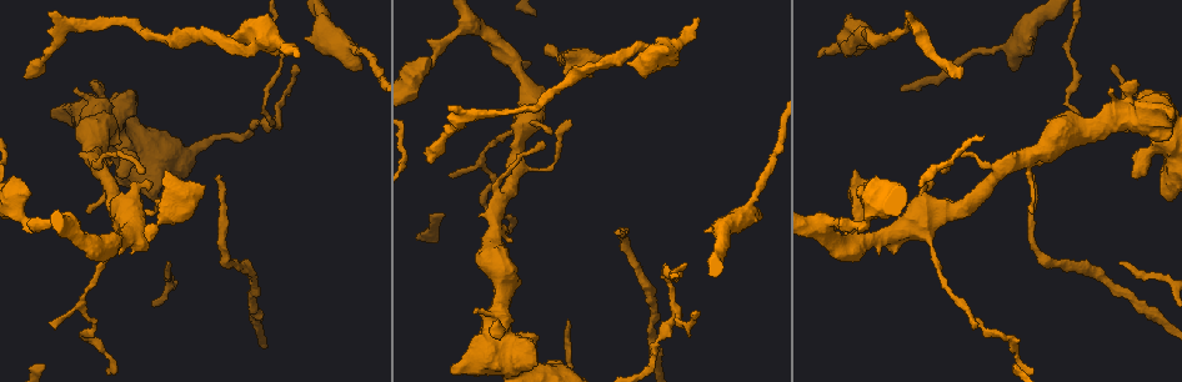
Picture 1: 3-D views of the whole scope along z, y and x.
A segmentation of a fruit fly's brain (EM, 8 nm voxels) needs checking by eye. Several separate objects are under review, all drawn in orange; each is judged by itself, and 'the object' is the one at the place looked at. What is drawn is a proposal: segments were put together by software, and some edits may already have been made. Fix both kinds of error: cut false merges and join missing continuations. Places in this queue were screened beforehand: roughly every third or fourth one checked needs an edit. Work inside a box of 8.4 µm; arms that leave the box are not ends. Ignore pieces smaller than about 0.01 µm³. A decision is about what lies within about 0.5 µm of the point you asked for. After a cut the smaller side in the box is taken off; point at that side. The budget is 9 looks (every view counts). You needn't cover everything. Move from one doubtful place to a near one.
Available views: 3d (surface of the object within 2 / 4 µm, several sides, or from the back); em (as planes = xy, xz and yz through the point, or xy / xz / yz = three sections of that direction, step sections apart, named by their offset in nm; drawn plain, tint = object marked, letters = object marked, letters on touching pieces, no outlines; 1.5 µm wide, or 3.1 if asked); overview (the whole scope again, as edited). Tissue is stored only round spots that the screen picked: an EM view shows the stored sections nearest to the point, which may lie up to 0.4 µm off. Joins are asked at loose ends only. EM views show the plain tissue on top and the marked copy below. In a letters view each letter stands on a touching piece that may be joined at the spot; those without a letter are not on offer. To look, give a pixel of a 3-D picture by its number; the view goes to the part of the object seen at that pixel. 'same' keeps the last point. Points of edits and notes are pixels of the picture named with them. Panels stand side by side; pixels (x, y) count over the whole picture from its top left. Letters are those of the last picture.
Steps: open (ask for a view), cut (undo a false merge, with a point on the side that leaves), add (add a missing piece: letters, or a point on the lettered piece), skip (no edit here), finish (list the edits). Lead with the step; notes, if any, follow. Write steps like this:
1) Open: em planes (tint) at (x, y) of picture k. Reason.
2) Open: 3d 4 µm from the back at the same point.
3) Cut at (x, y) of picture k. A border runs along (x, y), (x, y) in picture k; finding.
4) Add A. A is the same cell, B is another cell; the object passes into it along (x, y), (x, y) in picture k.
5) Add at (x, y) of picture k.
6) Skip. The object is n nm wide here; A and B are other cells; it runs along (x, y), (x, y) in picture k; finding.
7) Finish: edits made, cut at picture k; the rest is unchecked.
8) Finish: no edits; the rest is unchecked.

Open: em planes (tint) at (858, 224) of picture 1. Thin neck.

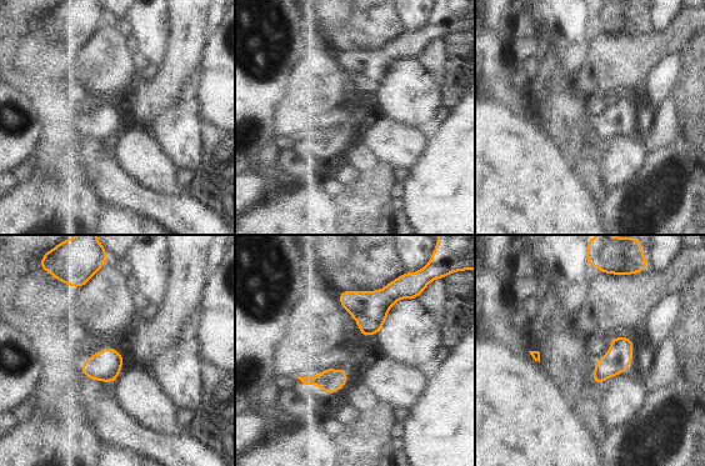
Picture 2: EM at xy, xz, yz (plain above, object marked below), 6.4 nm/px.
Open: em planes (letters) at the same point.

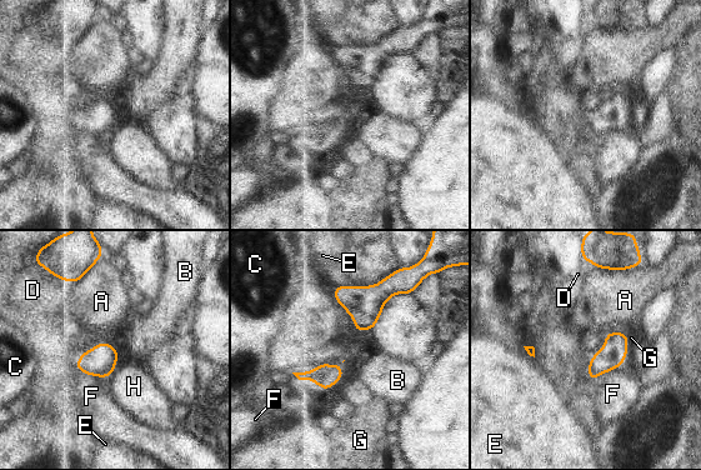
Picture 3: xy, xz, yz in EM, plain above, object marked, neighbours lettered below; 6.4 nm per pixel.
Skip. The longest contact is with F, 280 nm; A, B, C, D, E, F, G and H are other cells; a border runs along (115, 370), (108, 376) in picture 3; all the same cell.

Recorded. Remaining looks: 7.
Open: 3d 4 µm from the back at (86, 335) of picture 1. Sharp bend.

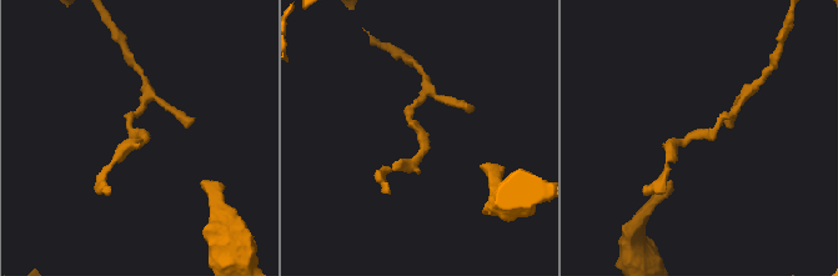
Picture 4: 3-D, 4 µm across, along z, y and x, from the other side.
Open: em xz step 8 (letters) at (422, 149) of picture 4.

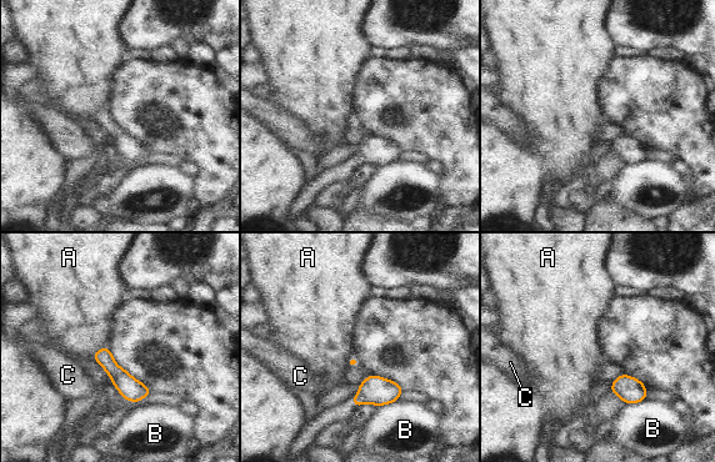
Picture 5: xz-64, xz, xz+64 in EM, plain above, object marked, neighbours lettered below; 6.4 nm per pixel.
Skip. The longest contact is with B, 150 nm; A, B and C are other cells; a border runs along (108, 346), (100, 347), (91, 357) in picture 5; continuous, no second cell.

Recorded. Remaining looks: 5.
Open: em planes (letters) at (1118, 263) of picture 1. Branch stops here.

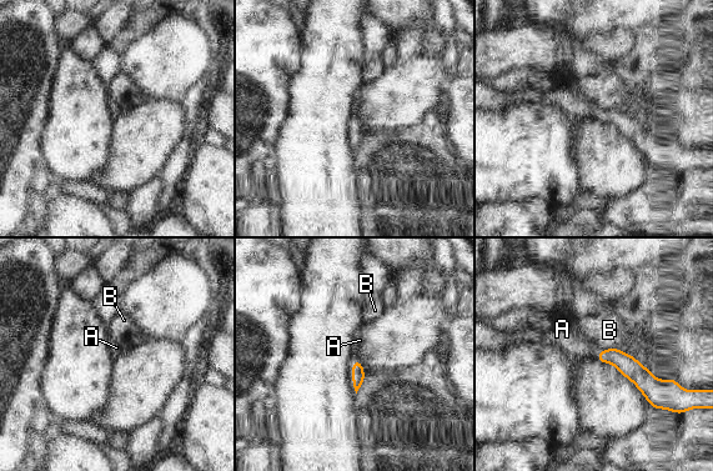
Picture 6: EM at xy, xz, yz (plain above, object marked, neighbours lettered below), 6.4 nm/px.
Add A. The object is 80 nm wide here; A is the same cell, B is another cell; it goes on there.

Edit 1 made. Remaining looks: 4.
Open: overview.

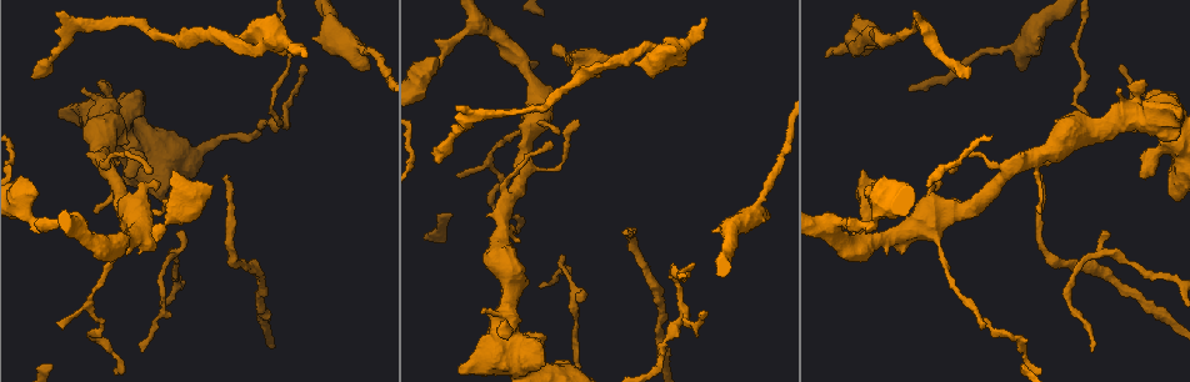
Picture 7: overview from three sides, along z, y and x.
Open: 3d 4 µm at (706, 18) of picture 7. Free end.

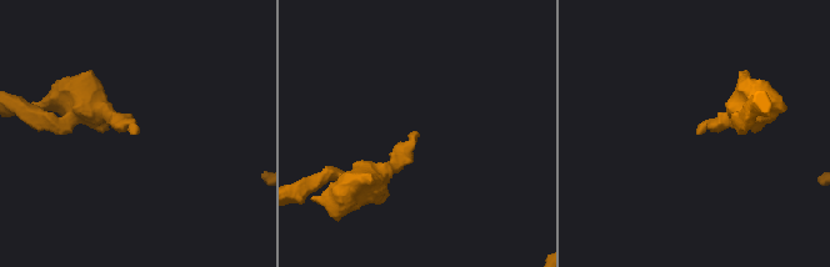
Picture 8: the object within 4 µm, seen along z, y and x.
Open: em xy step 8 (tint) at (700, 133) of picture 8. Shape alone is not enough.

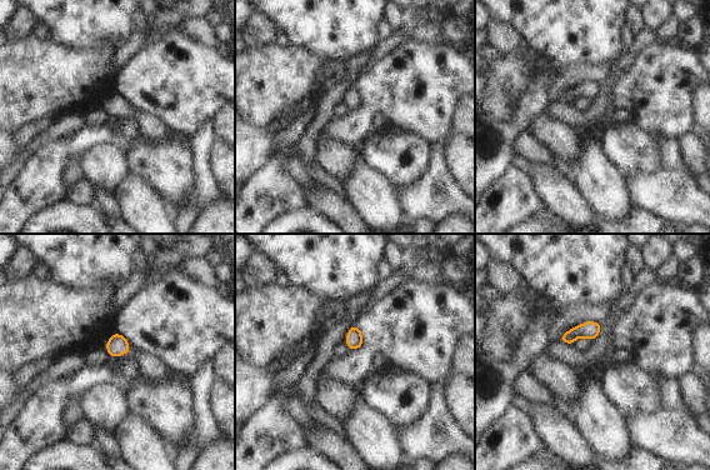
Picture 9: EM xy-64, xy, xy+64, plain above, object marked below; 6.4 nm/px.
Open: em planes (letters) at the same point.

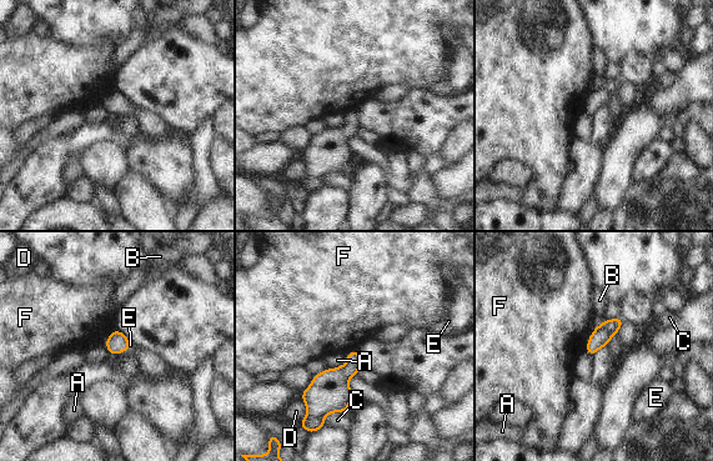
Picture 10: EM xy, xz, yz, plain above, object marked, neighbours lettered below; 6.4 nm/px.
Skip. A, B, C, D, E and F are other cells; no lettered piece goes on from it.

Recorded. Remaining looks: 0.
Finish: edits made, add at picture 6; the rest is unchecked.

